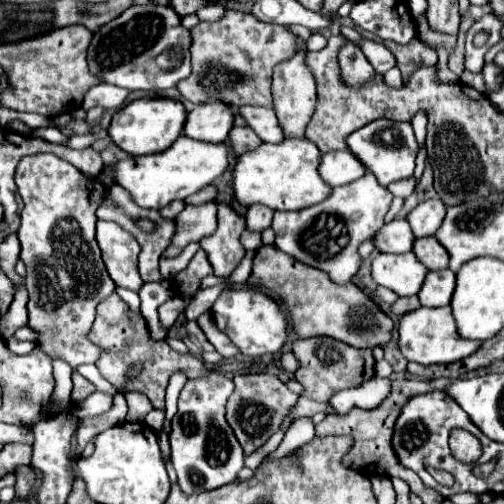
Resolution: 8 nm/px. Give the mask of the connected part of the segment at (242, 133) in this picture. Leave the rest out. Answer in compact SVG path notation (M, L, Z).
M233 127L229 131L229 143L231 143L235 155L241 155L241 153L245 153L249 149L259 147L263 141L247 127Z

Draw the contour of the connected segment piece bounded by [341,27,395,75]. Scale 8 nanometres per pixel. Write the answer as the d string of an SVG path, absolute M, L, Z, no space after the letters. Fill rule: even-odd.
M343 27L341 33L343 33L347 39L355 41L355 43L361 47L361 51L369 57L369 61L371 61L371 65L373 65L373 69L375 69L377 73L385 75L389 69L395 67L395 55L393 55L381 41L365 39L365 37L361 37L361 35L359 35L355 29L351 29L351 27Z

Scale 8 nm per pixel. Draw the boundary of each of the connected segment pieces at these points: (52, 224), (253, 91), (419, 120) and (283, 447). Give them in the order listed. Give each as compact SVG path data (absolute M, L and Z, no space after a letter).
M39 153L39 155L29 155L29 157L23 157L21 163L17 165L17 171L15 171L15 181L17 181L17 187L19 187L19 195L25 203L25 209L21 211L21 227L17 231L19 235L19 241L21 241L21 261L25 263L27 267L27 275L25 275L25 281L27 281L27 291L29 291L29 303L27 303L27 311L29 311L29 321L27 321L27 327L31 327L39 337L35 341L35 349L41 349L45 351L51 359L63 359L71 365L73 371L77 371L79 365L83 363L95 363L99 359L99 347L93 345L89 339L87 339L87 333L91 331L91 325L95 321L95 307L107 299L113 291L115 291L115 283L111 281L107 269L105 269L105 263L101 261L101 250L96 240L96 210L99 207L99 201L103 199L103 193L107 193L107 189L103 185L99 185L97 179L89 179L89 177L83 177L73 165L69 165L67 161L63 161L61 157L53 155L53 153Z
M227 9L223 19L219 21L201 21L191 29L191 65L193 71L187 79L177 83L177 89L185 99L191 103L209 103L209 101L223 101L227 105L263 105L271 107L271 75L273 67L281 61L287 61L295 55L295 35L291 35L285 27L263 23L255 19L253 13L245 13L239 9Z
M418 112L412 119L411 125L413 127L417 142L420 147L425 146L427 135L427 115L425 112Z
M311 417L297 419L297 421L285 431L285 437L283 437L281 445L267 455L267 461L269 461L269 459L281 459L281 457L285 457L289 451L293 451L293 449L309 443L313 437L315 437L315 429L313 429Z

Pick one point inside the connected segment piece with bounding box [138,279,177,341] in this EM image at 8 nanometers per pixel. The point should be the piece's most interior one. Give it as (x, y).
(153, 295)

